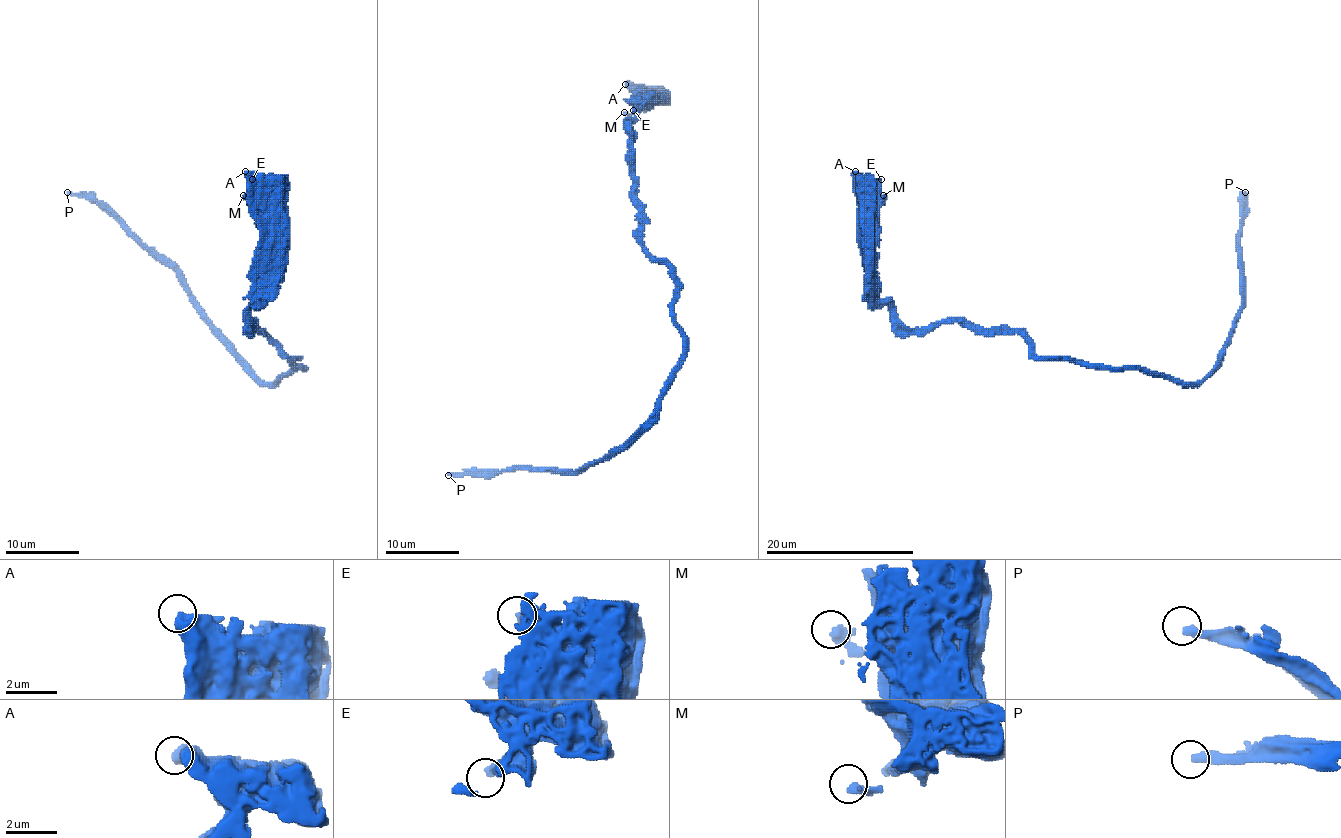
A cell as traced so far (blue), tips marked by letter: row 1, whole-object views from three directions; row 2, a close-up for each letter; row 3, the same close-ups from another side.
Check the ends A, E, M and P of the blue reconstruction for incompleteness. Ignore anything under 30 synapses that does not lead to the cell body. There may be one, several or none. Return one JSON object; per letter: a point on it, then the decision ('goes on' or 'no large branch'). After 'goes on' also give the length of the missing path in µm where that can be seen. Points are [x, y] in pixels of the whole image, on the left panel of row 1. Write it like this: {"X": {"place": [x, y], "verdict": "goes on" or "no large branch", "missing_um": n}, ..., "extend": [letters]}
{"A": {"place": [245, 171], "verdict": "no large branch"}, "E": {"place": [252, 179], "verdict": "no large branch"}, "M": {"place": [243, 195], "verdict": "no large branch"}, "P": {"place": [67, 192], "verdict": "goes on", "missing_um": 60}, "extend": ["P"]}

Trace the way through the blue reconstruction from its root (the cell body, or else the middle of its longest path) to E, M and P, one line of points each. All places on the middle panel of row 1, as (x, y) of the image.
E: (683, 329), (673, 312), (675, 275), (642, 240), (631, 119), (646, 103), (633, 110)
M: (683, 329), (673, 312), (675, 275), (642, 240), (631, 119), (646, 103), (631, 114), (624, 112)
P: (683, 329), (683, 364), (661, 401), (661, 410), (624, 449), (579, 471), (503, 469), (448, 475)

